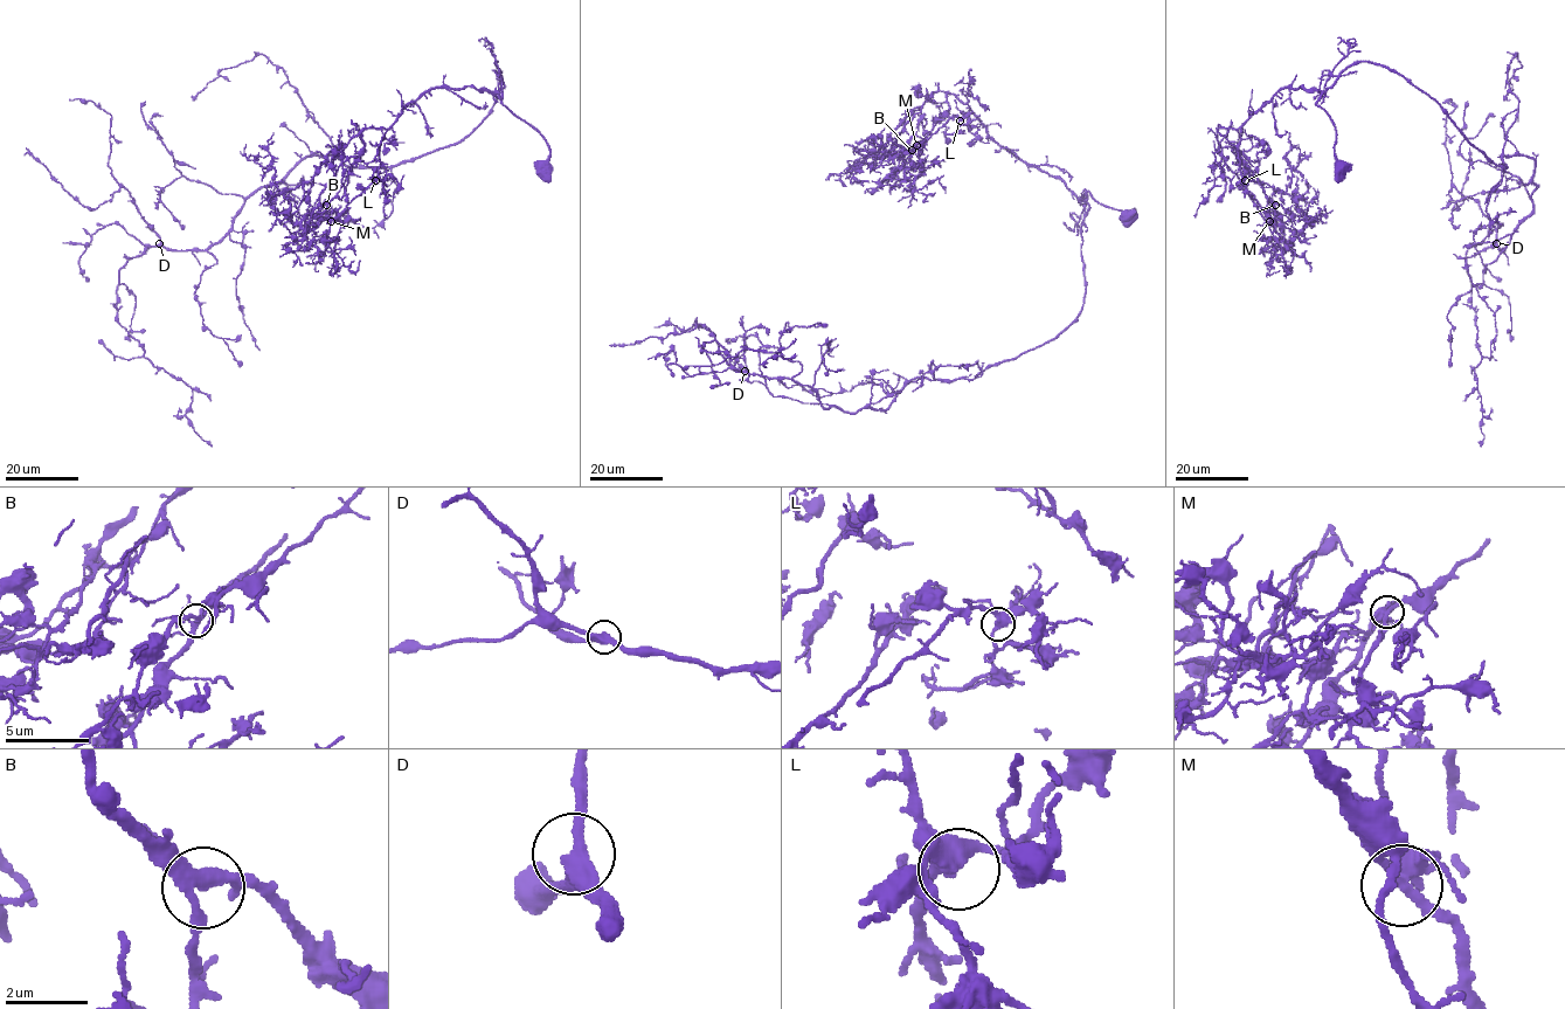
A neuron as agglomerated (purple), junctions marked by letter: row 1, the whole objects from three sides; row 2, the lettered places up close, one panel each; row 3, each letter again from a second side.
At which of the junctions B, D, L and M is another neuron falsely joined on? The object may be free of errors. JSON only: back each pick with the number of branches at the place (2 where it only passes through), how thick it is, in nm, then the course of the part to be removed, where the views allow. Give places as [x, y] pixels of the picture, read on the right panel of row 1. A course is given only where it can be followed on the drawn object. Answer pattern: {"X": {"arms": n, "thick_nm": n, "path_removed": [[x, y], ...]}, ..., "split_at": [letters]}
{"split_at": []}

